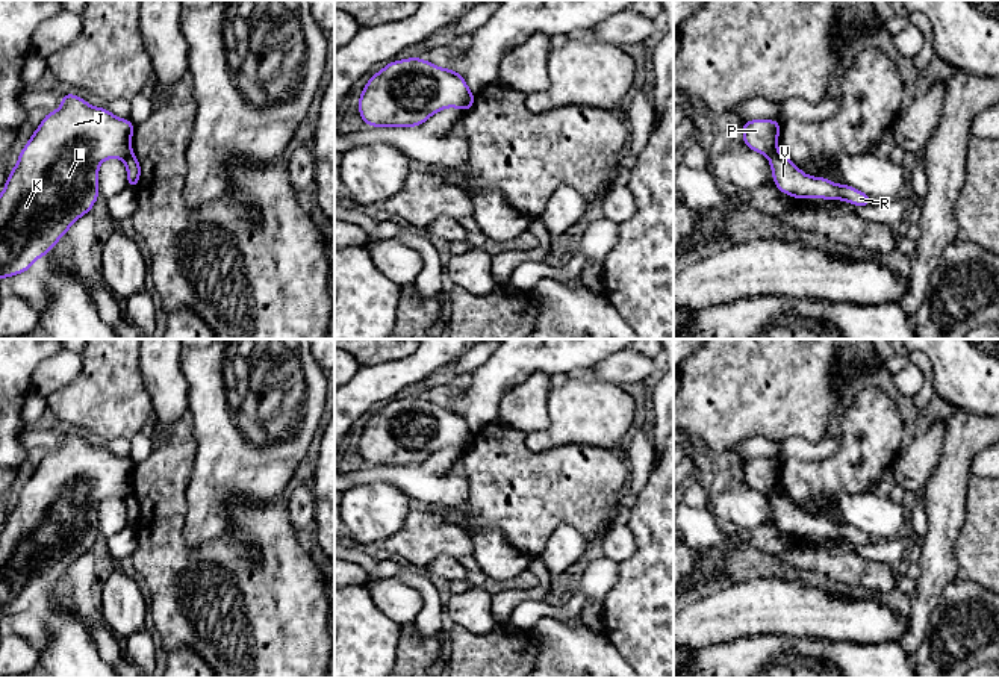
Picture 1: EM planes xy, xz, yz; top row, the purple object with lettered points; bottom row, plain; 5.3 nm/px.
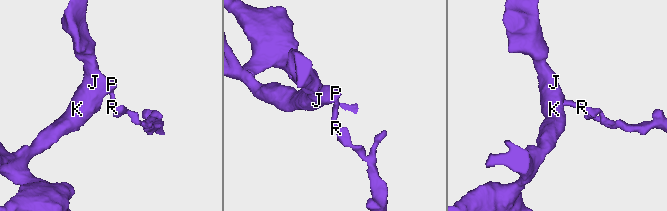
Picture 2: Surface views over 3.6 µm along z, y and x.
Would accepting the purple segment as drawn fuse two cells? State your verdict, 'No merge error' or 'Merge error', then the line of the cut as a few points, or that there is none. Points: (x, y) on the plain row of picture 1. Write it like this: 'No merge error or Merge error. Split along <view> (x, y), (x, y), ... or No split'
Merge error. Split along yz (778, 492), (769, 497)

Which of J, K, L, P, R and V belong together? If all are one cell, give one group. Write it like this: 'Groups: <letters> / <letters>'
Groups: J K L P / R V

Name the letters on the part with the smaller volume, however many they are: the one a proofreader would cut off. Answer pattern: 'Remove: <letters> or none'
Remove: R, V

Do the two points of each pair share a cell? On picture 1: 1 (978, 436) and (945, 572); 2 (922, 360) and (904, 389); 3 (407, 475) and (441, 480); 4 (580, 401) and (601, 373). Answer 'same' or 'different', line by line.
1: same
2: different
3: same
4: different

